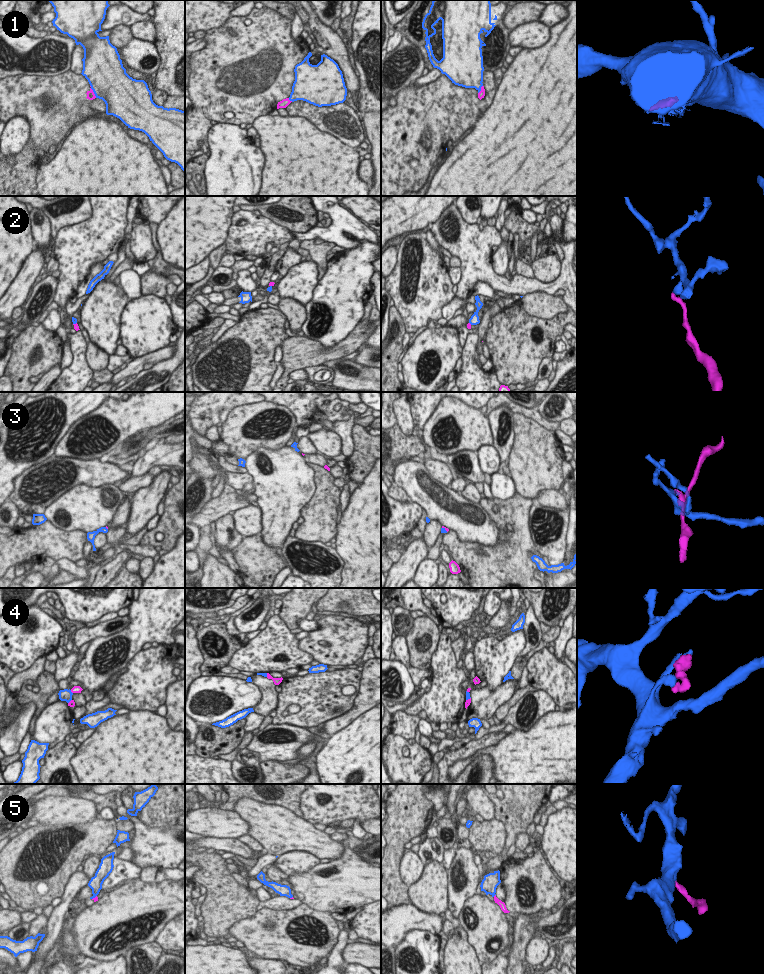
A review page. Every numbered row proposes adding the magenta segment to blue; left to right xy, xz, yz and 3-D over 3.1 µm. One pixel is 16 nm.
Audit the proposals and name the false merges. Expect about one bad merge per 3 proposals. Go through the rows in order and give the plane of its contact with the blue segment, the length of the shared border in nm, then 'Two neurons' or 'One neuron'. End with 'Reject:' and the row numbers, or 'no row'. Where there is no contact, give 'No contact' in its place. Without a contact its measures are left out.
1: Touches blue in xy. Shared border 190 nm. One neuron
2: Touches blue in xy. Shared border 70 nm. Two neurons
3: Touches blue in yz. Shared border 120 nm. One neuron
4: Touches blue in xy. Shared border 70 nm. Two neurons
5: Touches blue in yz. Shared border 60 nm. One neuron
Reject: 2, 4.

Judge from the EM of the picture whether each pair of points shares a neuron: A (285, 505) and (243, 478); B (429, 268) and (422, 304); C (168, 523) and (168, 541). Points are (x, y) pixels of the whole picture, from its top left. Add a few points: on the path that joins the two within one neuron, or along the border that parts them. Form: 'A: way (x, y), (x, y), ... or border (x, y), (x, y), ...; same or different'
A: border (247, 472), (253, 481); different
B: way (429, 277), (429, 287), (422, 295); same
C: way (168, 527), (168, 537); same

